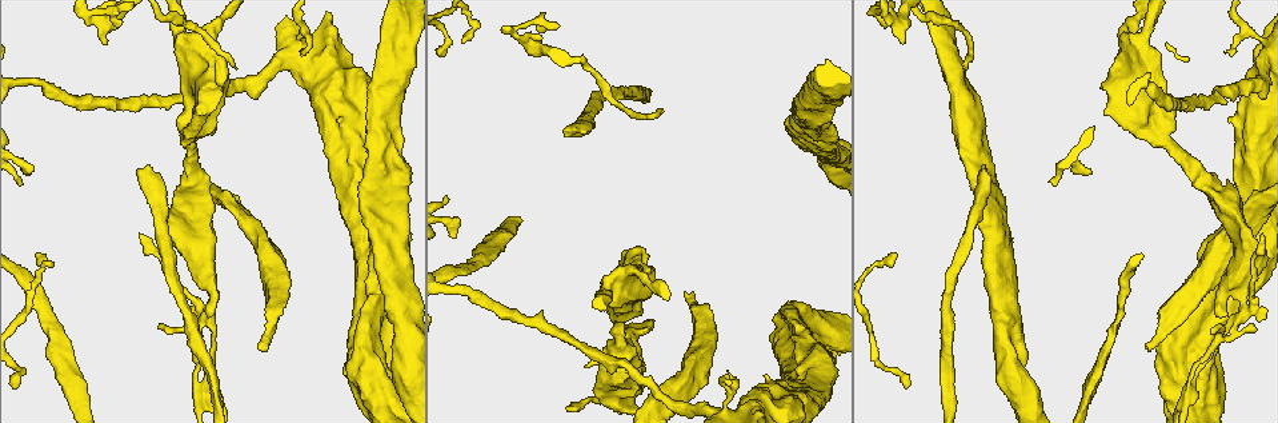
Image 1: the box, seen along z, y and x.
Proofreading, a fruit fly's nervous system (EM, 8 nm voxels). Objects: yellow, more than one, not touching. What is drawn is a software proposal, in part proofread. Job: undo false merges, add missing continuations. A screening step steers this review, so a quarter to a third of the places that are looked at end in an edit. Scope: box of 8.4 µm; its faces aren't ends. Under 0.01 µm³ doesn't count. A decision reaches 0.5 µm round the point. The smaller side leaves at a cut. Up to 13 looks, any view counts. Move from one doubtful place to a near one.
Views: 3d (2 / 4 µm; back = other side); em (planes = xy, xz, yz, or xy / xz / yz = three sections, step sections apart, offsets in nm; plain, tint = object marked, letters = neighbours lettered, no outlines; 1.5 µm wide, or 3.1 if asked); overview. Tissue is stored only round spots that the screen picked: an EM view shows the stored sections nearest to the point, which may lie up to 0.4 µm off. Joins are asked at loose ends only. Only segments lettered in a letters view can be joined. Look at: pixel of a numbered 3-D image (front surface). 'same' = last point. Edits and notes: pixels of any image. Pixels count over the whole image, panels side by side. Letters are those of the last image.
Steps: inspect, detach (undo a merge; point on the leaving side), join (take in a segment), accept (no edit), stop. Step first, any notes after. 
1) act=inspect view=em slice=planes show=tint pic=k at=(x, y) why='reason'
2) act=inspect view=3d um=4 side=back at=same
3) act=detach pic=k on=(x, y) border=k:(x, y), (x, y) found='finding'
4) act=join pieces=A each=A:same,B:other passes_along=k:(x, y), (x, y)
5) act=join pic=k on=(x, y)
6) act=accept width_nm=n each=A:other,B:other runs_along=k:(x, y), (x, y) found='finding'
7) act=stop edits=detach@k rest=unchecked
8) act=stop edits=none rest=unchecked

act=inspect view=em slice=planes show=letters pic=1 at=(687, 298) why='free end'

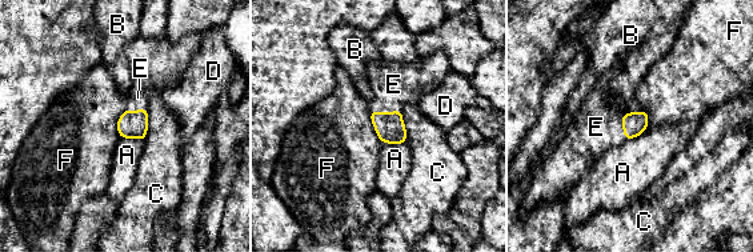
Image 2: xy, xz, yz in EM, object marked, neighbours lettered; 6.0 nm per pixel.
act=join pic=2 on=(393, 84) each=A:other,B:other,C:other,D:other,E:same,F:other passes_along=2:(389, 127), (387, 112), (393, 84) found='it goes on there'

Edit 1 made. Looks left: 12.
act=inspect view=3d um=2 pic=1 at=(1121, 316) why='thin neck'

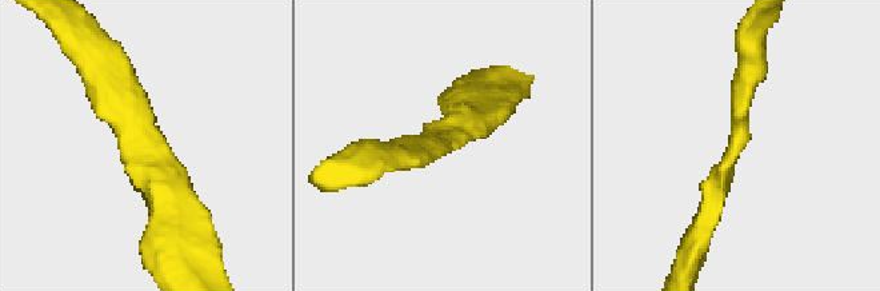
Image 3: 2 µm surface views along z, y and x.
act=inspect view=em slice=yz step=4 show=tint pic=3 at=(442, 140) arm_widths_nm=200,220 why='shape alone is not enough'

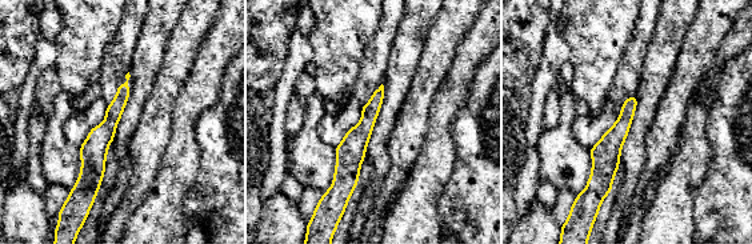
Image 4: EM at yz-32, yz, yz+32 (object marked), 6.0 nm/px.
act=inspect view=em slice=planes show=letters at=same why='another direction'

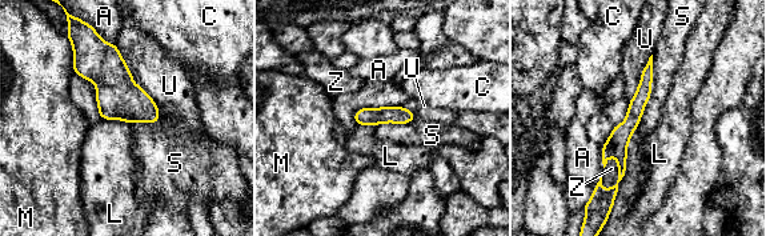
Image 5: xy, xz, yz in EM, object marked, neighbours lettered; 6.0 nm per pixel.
act=accept width_nm=100 each=A:other,C:other,L:other,M:other,S:other,U:other,Z:other runs_along=5:(85, 28), (91, 54), (155, 119) found='all the same cell'

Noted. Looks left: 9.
act=inspect view=3d um=4 pic=1 at=(301, 53) why='thin end'

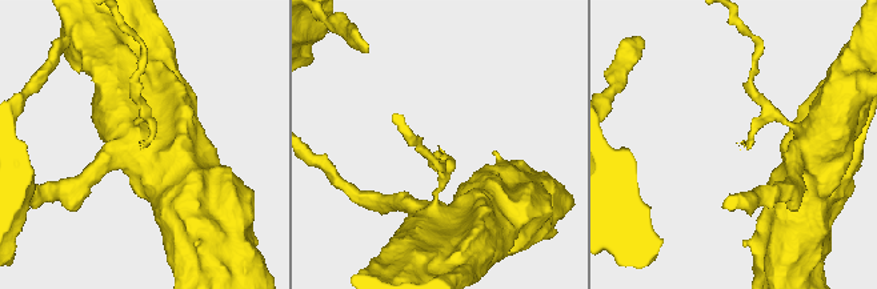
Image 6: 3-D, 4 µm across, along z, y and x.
act=inspect view=em slice=yz step=4 show=tint pic=6 at=(752, 144)

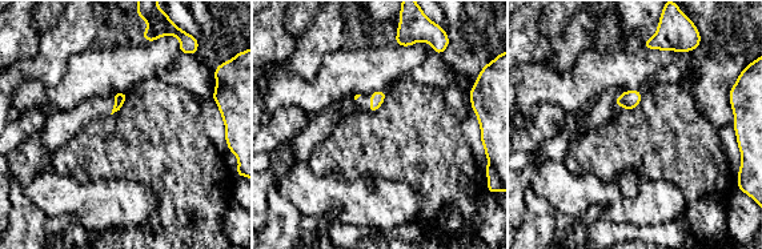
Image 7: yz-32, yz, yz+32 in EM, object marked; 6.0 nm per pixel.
act=inspect view=em slice=yz step=4 show=letters at=same why='see the neighbours'

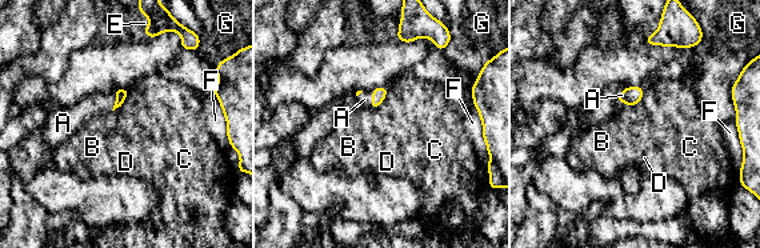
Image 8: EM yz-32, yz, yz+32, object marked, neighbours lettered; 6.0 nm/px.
act=accept each=A:other,B:other,C:other,D:other,E:other,F:other,G:other border=8:(388, 87), (386, 98), (374, 110) found='no lettered segment goes on from it'

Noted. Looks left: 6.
act=inspect view=3d um=4 pic=1 at=(659, 114)

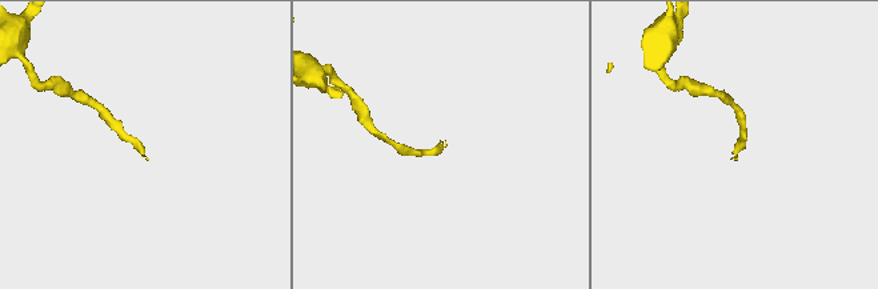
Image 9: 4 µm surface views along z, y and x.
act=inspect view=em slice=planes show=letters pic=9 at=(737, 160)

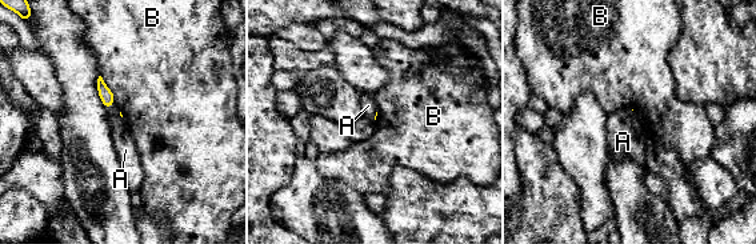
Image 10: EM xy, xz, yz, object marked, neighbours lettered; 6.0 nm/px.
act=join pic=10 on=(123, 143) each=A:same,B:other passes_along=10:(106, 94), (110, 106), (123, 143) found='the cell continues'

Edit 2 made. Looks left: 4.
act=inspect view=em slice=planes show=plain pic=1 at=(1241, 308) why='small branch off a trunk'

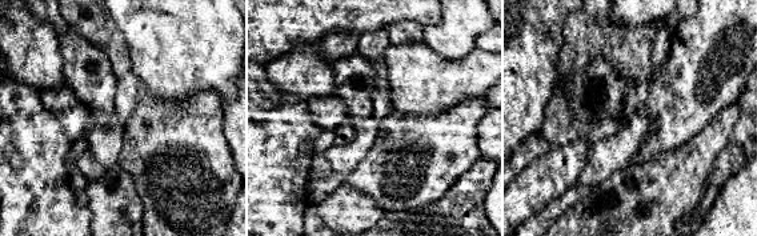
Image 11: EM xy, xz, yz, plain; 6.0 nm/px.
act=inspect view=em slice=planes show=letters at=same why='see the neighbours'

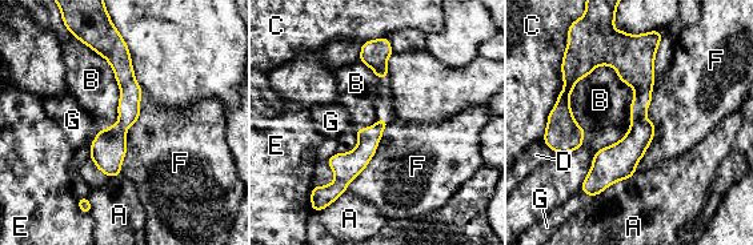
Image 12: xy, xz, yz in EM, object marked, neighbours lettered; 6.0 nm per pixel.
act=detach pic=12 on=(643, 83) each=A:other,B:other,C:other,D:other,E:other,F:other,G:other border=12:(644, 113), (628, 132) found='a second cell is stuck on'

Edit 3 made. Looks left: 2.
act=stop edits=join@2,join@10,detach@12 rest=unchecked

